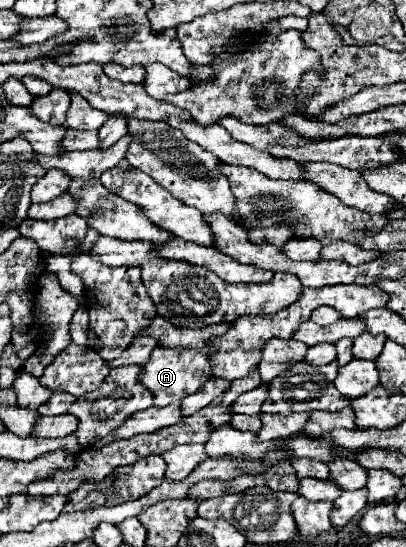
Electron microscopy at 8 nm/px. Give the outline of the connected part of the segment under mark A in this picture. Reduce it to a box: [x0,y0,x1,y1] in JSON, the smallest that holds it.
[139,348,213,406]

